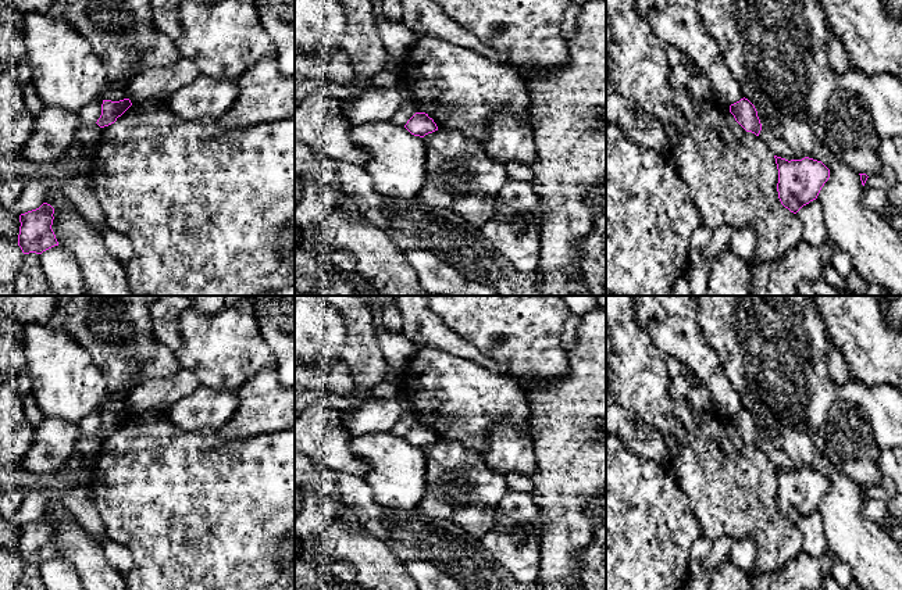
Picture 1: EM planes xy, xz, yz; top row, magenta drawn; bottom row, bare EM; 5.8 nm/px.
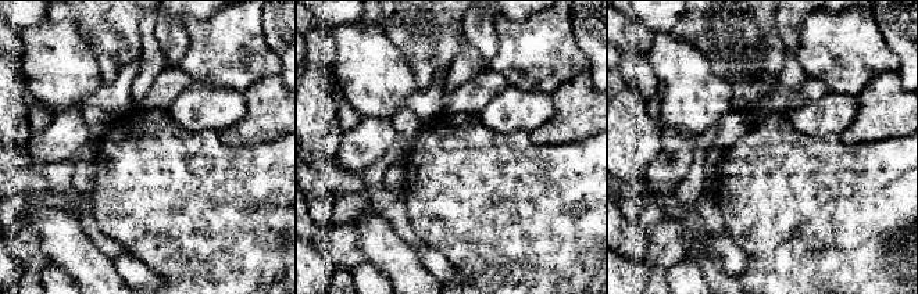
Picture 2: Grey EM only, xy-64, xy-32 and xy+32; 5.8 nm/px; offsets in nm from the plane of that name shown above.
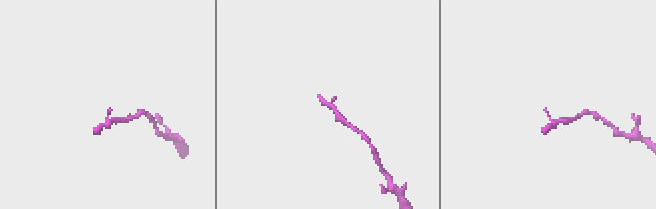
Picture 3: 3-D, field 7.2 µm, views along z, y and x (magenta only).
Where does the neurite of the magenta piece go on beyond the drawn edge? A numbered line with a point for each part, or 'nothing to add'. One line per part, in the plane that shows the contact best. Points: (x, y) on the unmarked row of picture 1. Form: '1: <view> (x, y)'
nothing to add

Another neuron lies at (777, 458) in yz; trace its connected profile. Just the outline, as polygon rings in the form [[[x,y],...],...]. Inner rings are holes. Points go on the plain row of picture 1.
[[[759,428],[759,430],[760,430],[760,435],[762,435],[762,441],[759,444],[759,448],[766,454],[769,461],[774,466],[785,469],[788,472],[795,471],[795,466],[788,460],[788,457],[771,444],[771,441],[763,435],[763,430],[760,428]]]

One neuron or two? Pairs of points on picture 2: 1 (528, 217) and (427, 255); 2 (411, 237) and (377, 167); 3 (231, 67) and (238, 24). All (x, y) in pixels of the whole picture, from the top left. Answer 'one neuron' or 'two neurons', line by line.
1: two neurons
2: one neuron
3: one neuron

